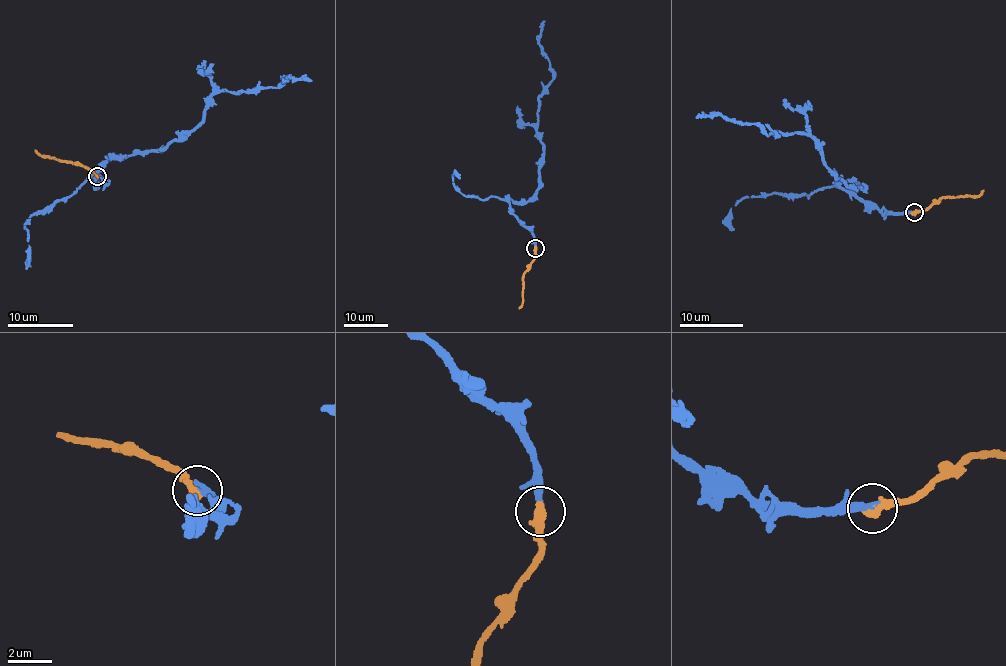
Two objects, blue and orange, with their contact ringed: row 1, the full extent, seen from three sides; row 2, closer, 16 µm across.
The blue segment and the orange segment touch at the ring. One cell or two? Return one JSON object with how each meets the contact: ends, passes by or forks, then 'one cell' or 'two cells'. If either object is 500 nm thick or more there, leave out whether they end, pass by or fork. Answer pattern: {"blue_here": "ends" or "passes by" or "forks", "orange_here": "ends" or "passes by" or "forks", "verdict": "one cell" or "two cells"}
{"verdict": "one cell"}

